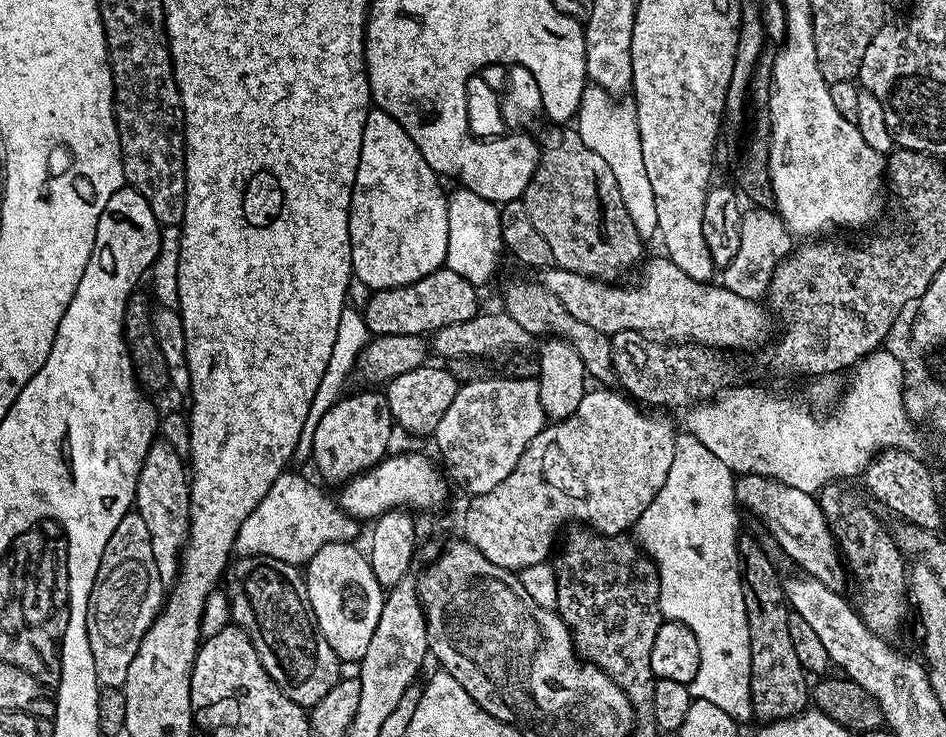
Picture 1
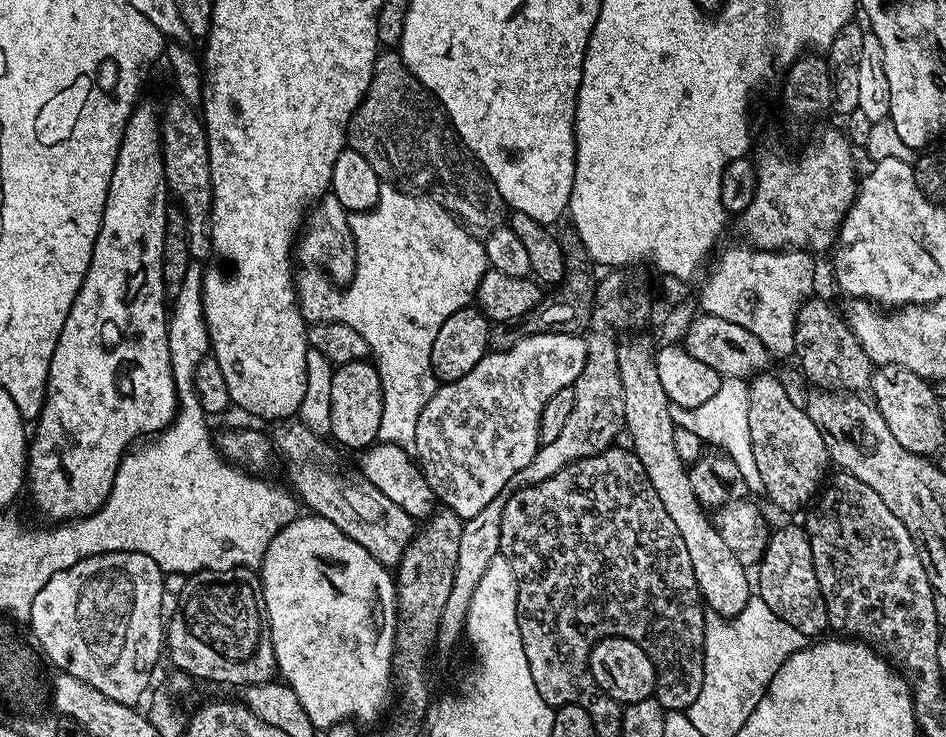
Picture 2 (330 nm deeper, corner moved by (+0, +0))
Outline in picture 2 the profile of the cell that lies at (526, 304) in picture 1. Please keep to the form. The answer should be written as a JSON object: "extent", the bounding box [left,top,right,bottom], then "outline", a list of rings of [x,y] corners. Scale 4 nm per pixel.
{"extent":[346,50,506,234],"outline":[[[384,50],[377,55],[370,86],[362,98],[360,109],[352,115],[352,121],[348,124],[346,144],[351,151],[362,154],[366,162],[370,162],[374,174],[385,185],[401,190],[428,190],[431,184],[436,184],[440,191],[439,199],[448,211],[477,233],[487,234],[505,223],[506,205],[498,186],[488,177],[488,171],[475,155],[468,151],[467,144],[458,139],[440,101],[426,86],[422,86],[422,82],[418,82],[418,78],[414,78],[412,71],[395,51]]]}

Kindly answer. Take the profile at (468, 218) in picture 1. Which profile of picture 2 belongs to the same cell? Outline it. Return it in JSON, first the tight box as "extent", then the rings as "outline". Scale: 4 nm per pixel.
{"extent":[296,186,490,450],"outline":[[[395,186],[381,187],[376,207],[370,212],[349,212],[348,221],[356,239],[356,269],[351,280],[341,290],[319,271],[304,270],[301,276],[299,273],[296,295],[300,312],[305,321],[312,324],[342,322],[362,334],[382,386],[382,422],[378,422],[376,439],[382,444],[412,450],[416,447],[418,414],[422,414],[426,402],[434,398],[438,387],[430,362],[434,338],[438,338],[442,322],[446,322],[454,310],[473,303],[482,278],[490,268],[487,254],[483,243],[476,241],[477,237],[439,199],[431,200],[428,194],[413,194]]]}

